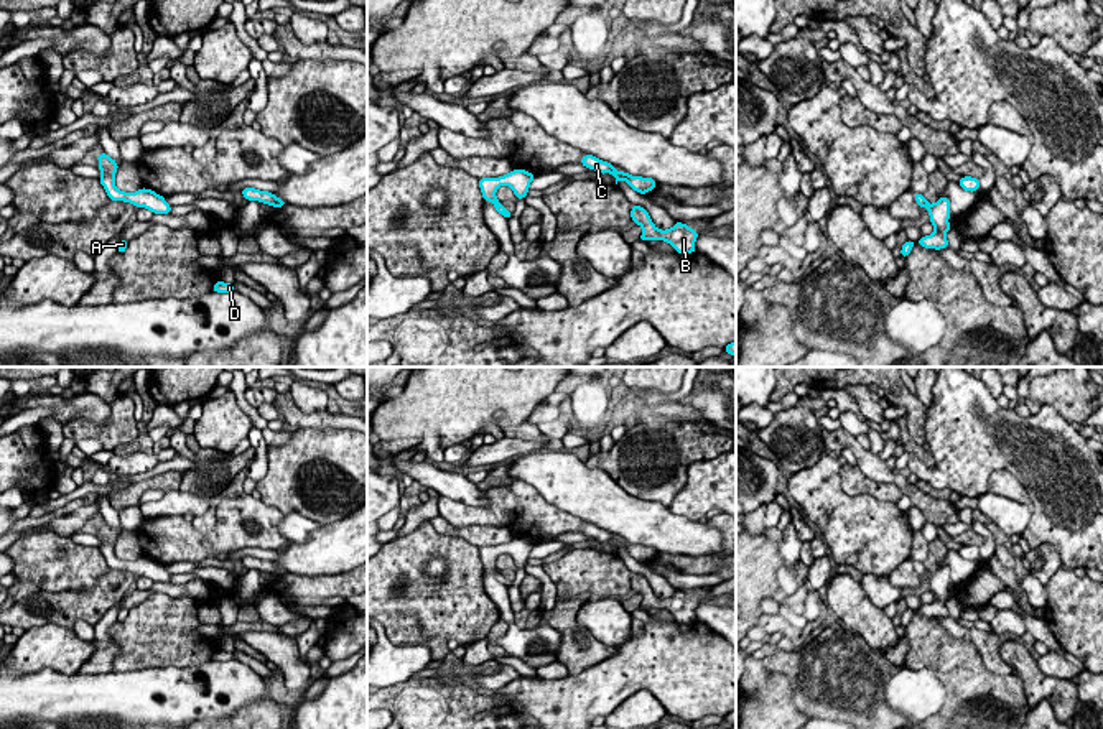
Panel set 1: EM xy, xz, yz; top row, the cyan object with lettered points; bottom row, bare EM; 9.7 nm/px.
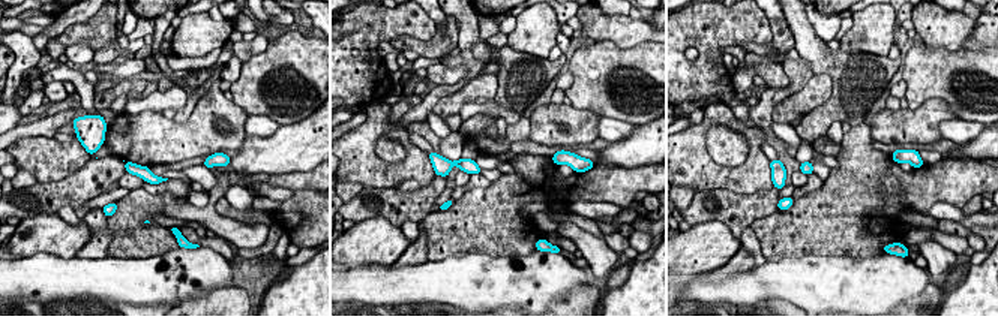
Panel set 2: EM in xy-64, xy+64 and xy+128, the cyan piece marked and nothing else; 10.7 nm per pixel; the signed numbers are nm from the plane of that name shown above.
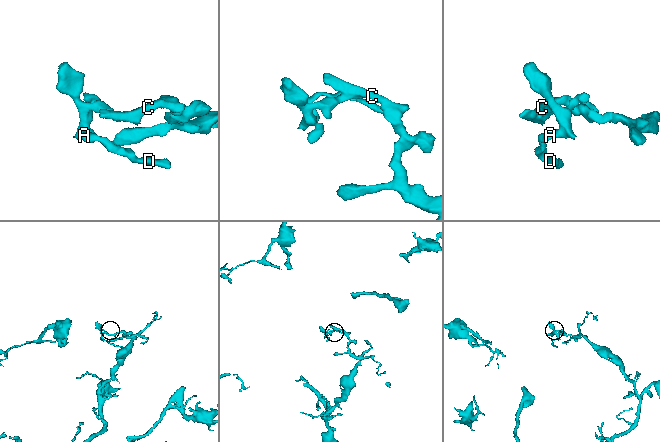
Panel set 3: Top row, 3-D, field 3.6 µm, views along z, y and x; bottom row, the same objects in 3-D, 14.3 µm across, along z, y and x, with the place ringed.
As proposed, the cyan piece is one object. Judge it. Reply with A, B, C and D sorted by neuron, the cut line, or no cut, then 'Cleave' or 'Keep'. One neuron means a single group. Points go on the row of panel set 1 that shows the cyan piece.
Groups: A B C D. No split. Keep

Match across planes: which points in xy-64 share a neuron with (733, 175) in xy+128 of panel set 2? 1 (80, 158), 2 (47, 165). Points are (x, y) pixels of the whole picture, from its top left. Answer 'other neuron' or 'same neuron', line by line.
1: same neuron
2: same neuron

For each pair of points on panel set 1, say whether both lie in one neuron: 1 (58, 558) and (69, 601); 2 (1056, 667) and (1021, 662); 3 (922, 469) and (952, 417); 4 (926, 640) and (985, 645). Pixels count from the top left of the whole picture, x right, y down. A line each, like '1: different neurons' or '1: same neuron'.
1: different neurons
2: different neurons
3: same neuron
4: different neurons

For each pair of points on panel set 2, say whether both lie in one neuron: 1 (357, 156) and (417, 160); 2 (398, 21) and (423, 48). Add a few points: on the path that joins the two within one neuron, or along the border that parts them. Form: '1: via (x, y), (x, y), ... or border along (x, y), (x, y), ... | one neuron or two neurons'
1: via (372, 168), (402, 169) | one neuron
2: border along (437, 27), (429, 39), (398, 36), (389, 42) | two neurons

